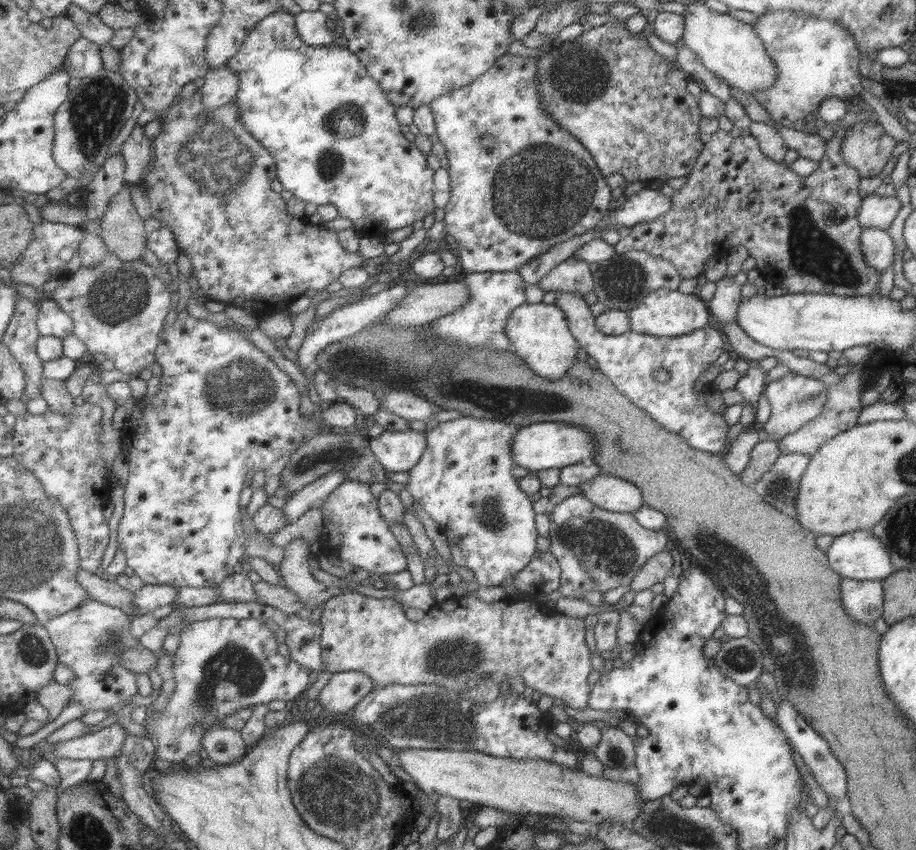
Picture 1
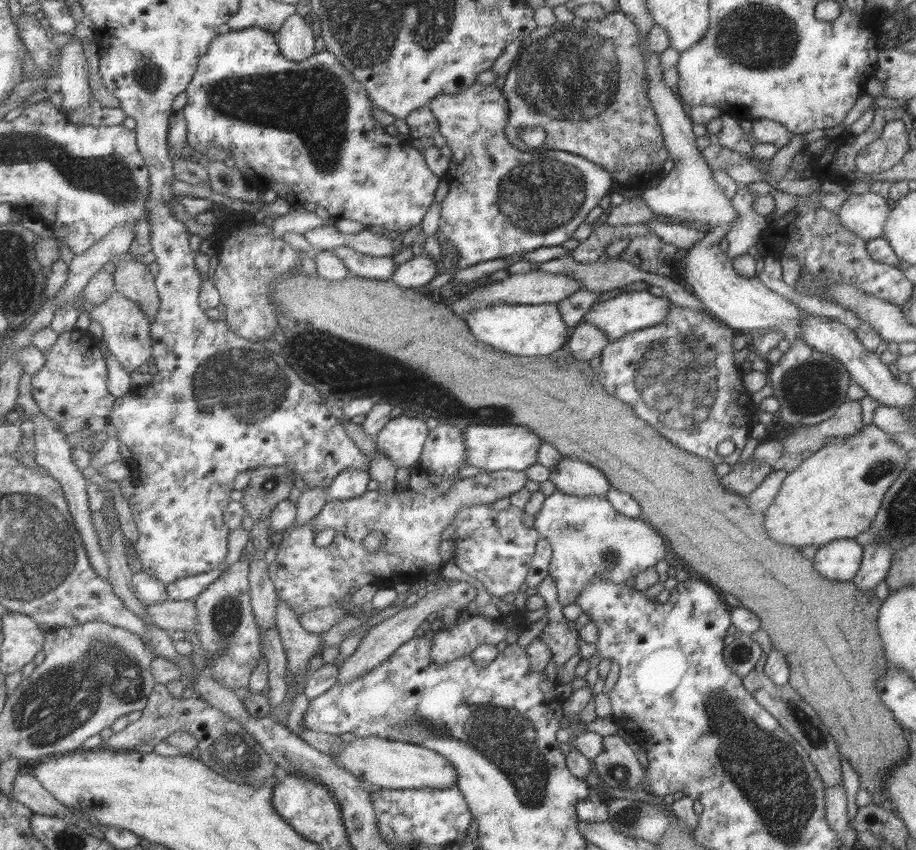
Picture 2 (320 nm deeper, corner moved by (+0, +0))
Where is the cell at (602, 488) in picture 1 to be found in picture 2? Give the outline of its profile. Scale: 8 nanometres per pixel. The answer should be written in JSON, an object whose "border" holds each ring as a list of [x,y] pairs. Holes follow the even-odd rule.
{"border":[[[561,457],[553,468],[549,468],[548,480],[555,485],[555,490],[569,496],[604,497],[611,488],[609,480],[599,470],[571,457]]]}

